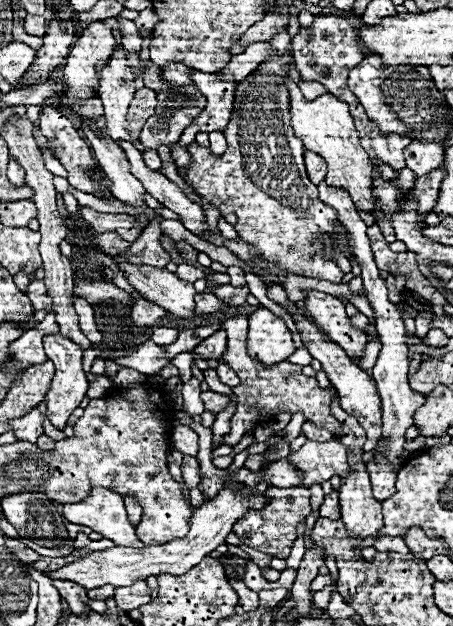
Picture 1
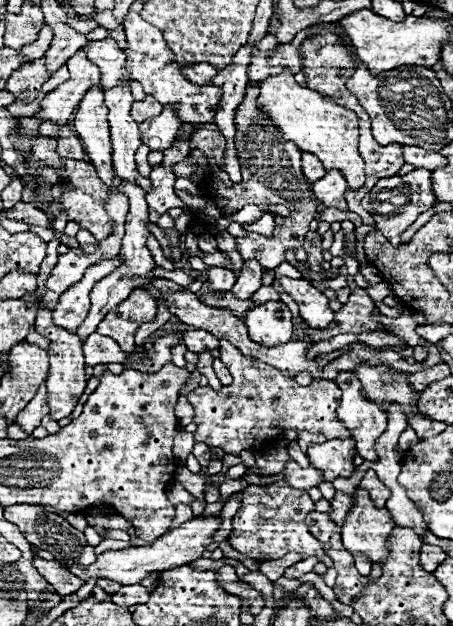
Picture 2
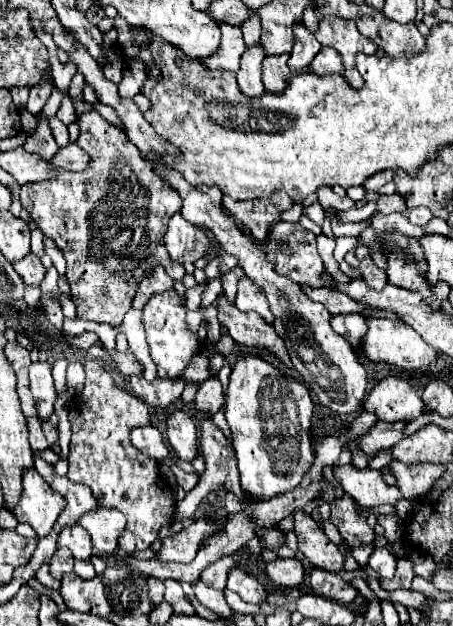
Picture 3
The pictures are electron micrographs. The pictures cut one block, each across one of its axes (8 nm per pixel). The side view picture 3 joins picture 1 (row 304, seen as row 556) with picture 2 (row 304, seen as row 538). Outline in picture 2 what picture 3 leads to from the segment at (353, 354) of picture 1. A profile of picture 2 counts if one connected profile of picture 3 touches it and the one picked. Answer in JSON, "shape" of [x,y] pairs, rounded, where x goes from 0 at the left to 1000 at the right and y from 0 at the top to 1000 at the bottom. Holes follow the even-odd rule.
{"shape":[[[627,441],[614,450],[658,482],[662,505],[675,511],[675,518],[684,518],[684,524],[728,524],[737,495],[728,495],[728,479],[715,473],[715,466],[684,457],[680,447],[649,447]]]}

